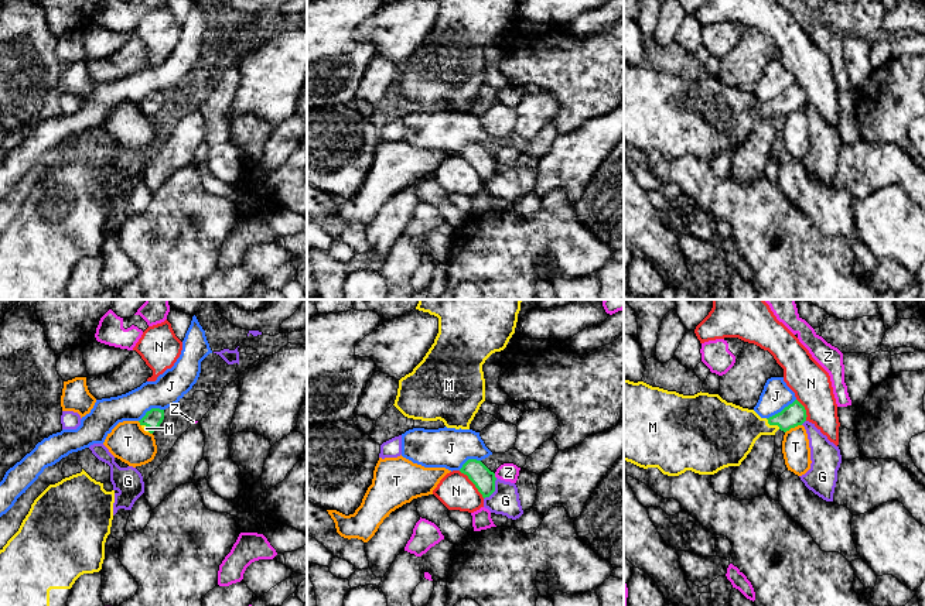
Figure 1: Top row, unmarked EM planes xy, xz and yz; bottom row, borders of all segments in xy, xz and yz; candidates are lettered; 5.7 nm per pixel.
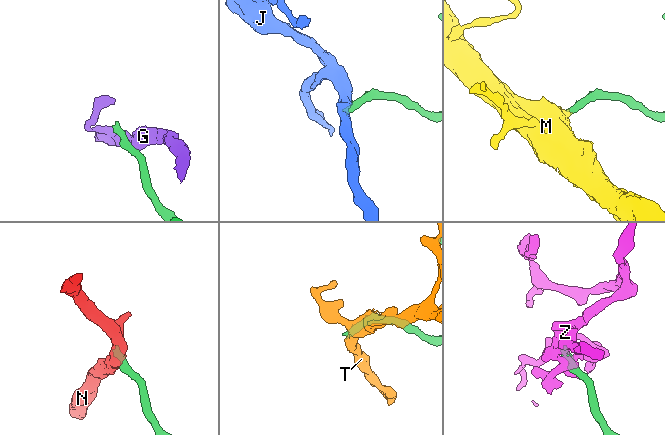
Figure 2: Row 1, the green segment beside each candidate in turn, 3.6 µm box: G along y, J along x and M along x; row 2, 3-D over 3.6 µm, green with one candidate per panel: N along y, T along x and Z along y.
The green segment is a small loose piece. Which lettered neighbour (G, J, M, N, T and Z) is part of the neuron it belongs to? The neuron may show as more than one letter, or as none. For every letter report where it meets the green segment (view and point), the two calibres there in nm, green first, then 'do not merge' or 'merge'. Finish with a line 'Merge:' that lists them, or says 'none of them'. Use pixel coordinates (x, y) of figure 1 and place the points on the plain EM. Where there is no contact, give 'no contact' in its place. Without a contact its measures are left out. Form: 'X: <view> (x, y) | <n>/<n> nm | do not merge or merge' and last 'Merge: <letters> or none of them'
G: xz (494, 173) | 120/160 nm | do not merge
J: yz (782, 93) | 130/160 nm | do not merge
M: yz (772, 108) | 130/300 nm | merge
N: xz (473, 165) | 120/200 nm | do not merge
T: yz (792, 110) | 130/160 nm | do not merge
Z: xz (494, 160) | 120/110 nm | do not merge
Merge: M

